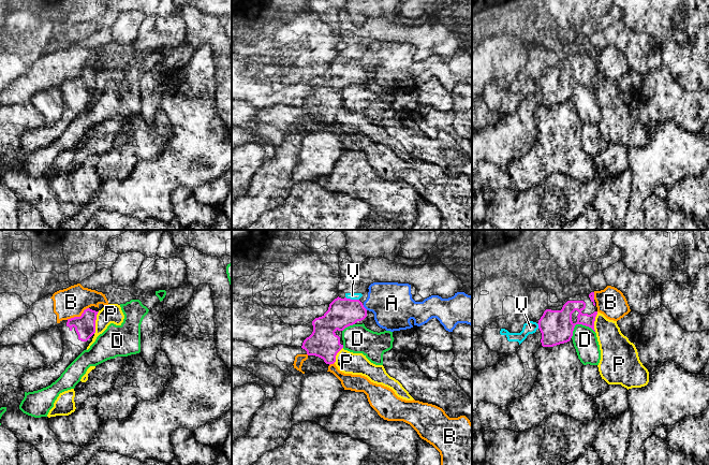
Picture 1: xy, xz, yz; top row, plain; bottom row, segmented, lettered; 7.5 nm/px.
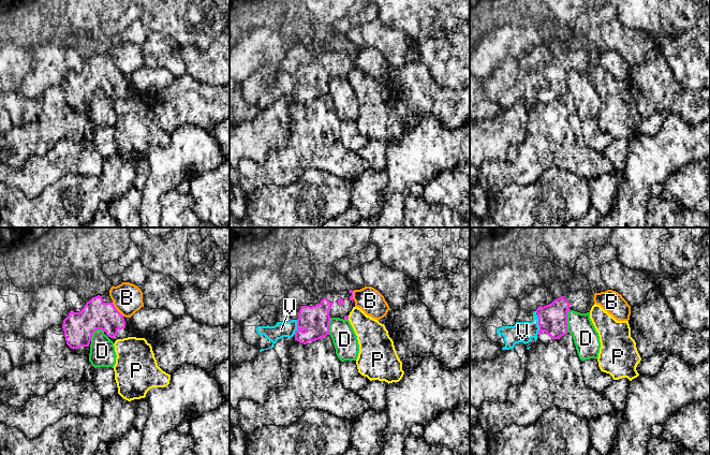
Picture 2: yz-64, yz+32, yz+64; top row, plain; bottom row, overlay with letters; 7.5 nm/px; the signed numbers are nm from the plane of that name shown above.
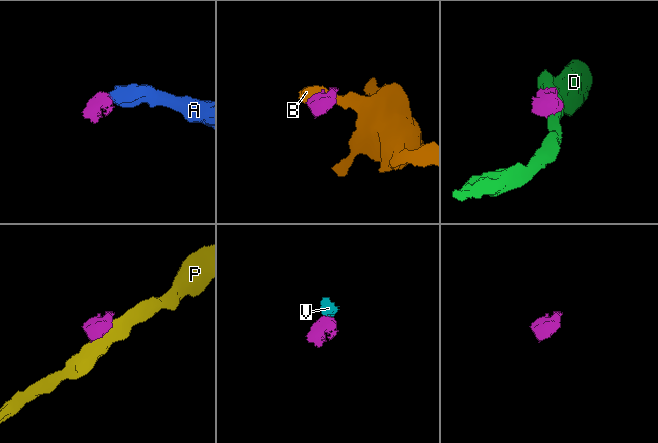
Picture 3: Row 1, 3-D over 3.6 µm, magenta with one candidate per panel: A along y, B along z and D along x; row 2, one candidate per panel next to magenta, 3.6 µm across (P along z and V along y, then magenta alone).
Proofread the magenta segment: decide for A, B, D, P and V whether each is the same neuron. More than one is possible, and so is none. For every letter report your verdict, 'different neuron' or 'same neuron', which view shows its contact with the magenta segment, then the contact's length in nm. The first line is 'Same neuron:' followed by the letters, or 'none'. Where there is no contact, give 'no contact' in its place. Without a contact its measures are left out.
Same neuron: A
A: same neuron | xz | 50 nm
B: different neuron | xy | 190 nm
D: different neuron | yz | 190 nm
P: different neuron | xy | 170 nm
V: different neuron | xz | 110 nm

